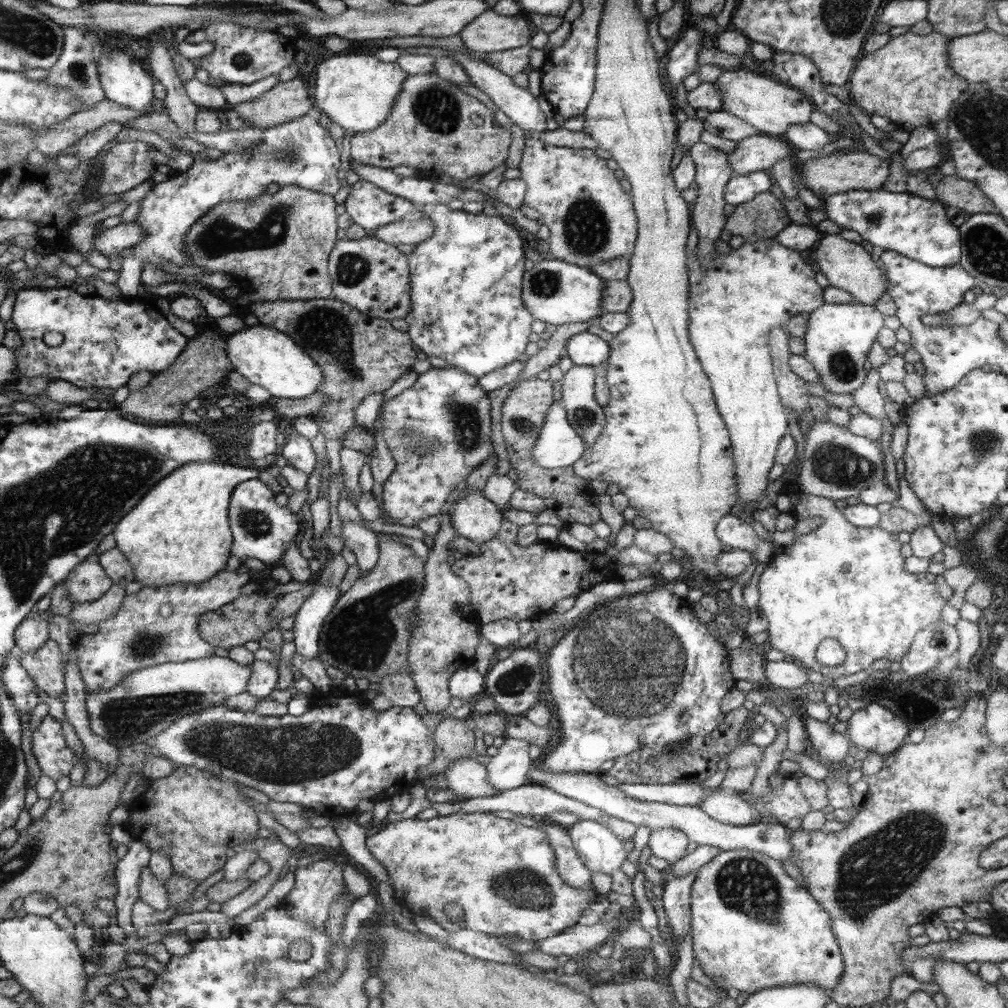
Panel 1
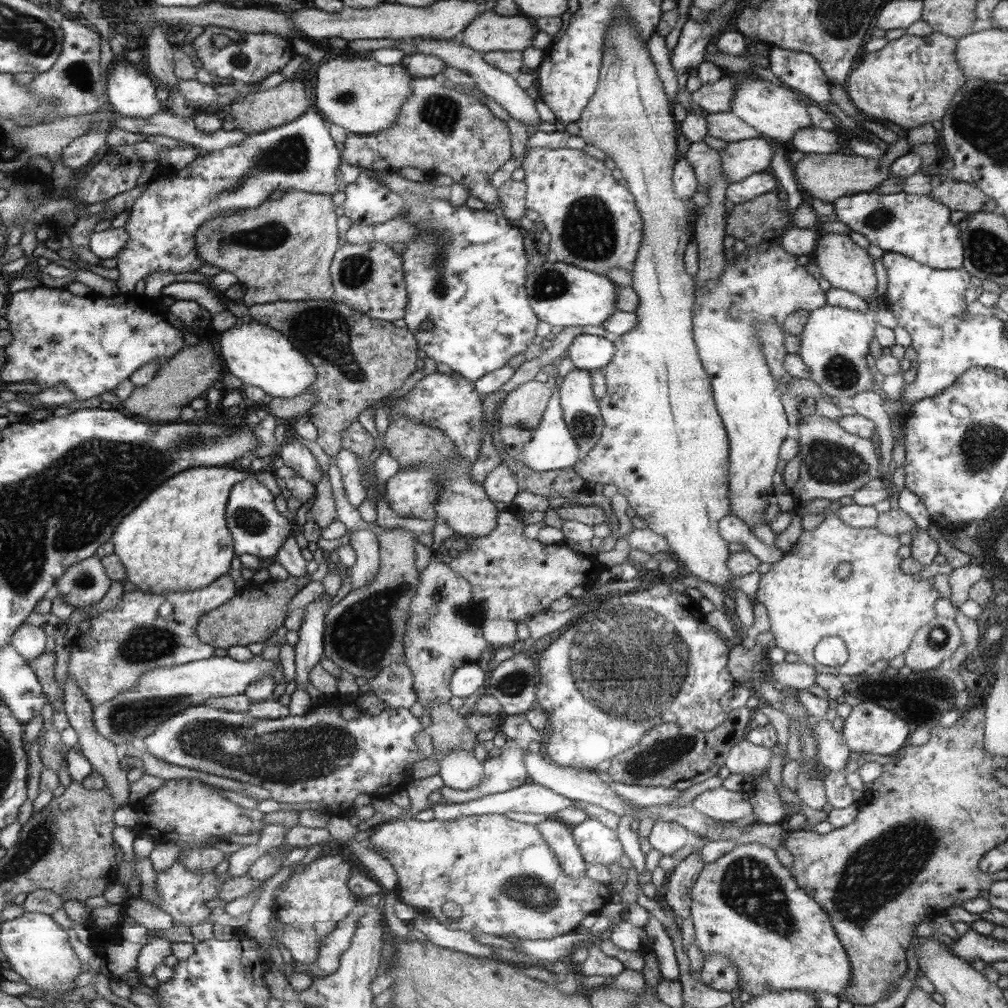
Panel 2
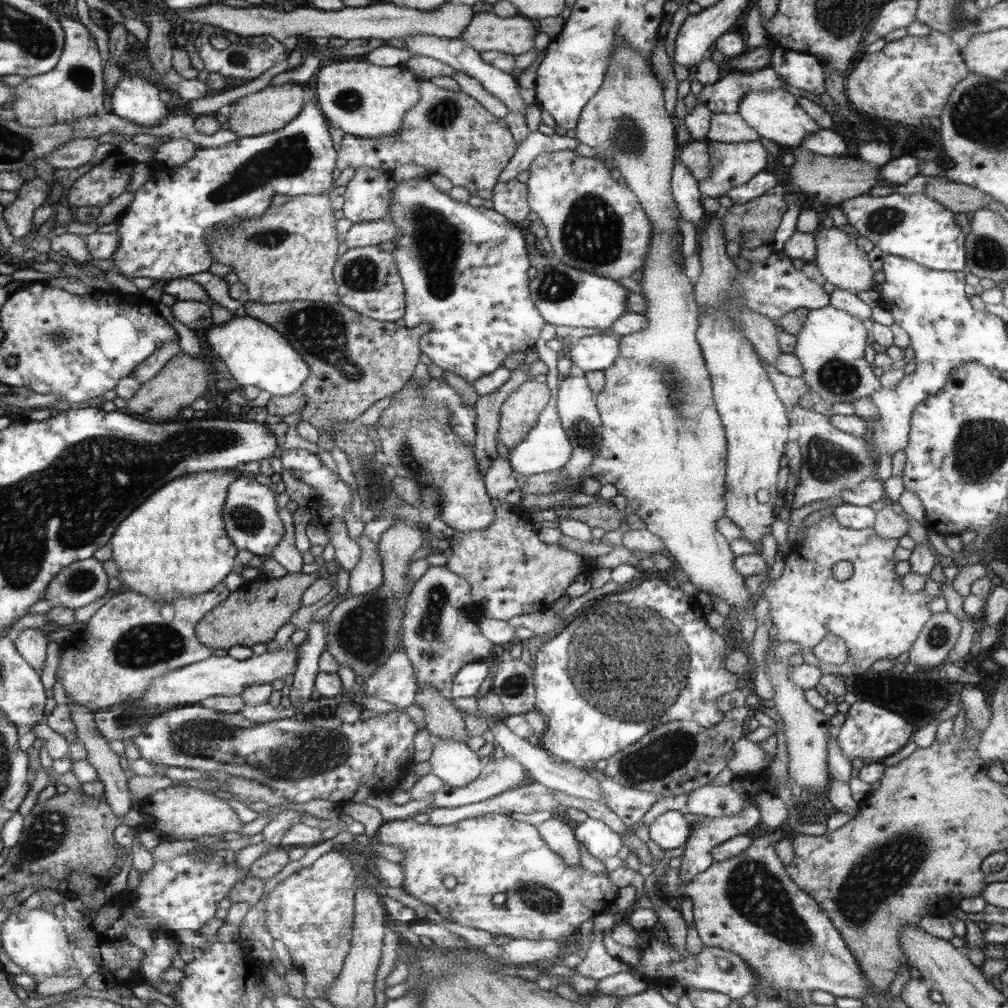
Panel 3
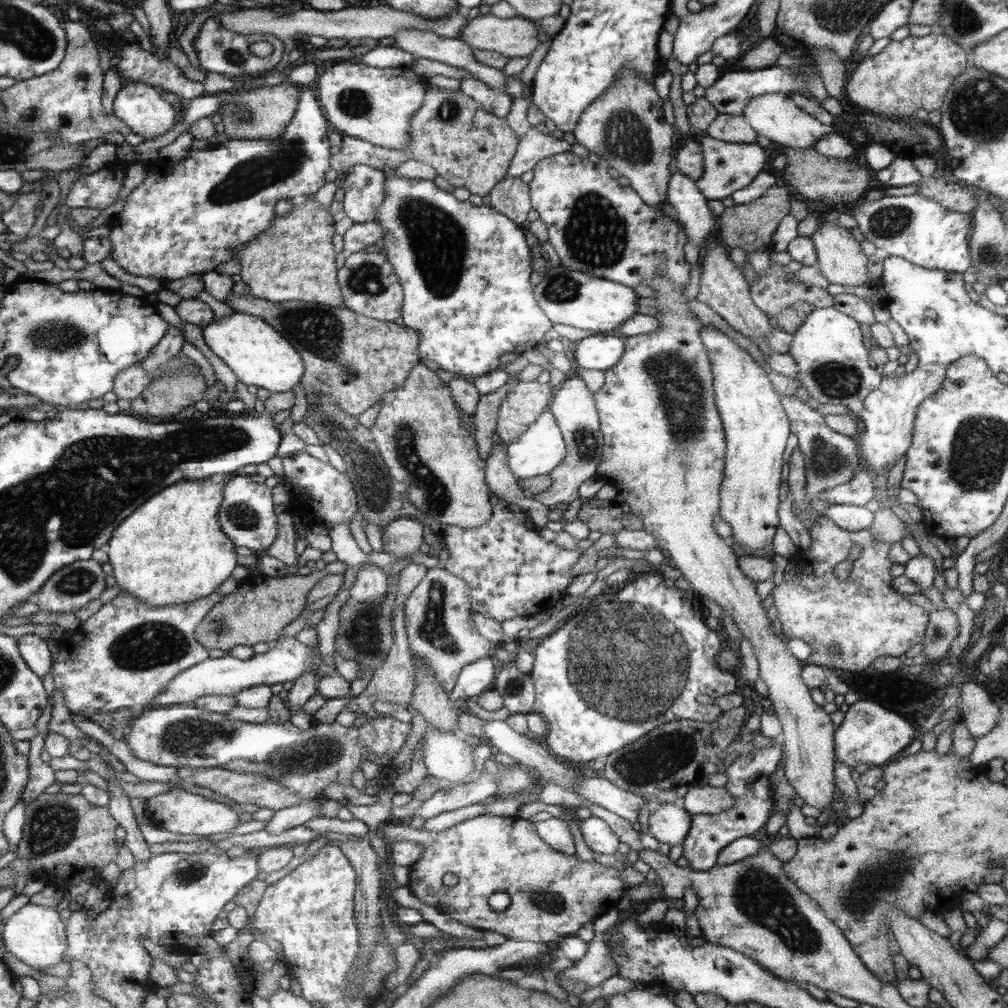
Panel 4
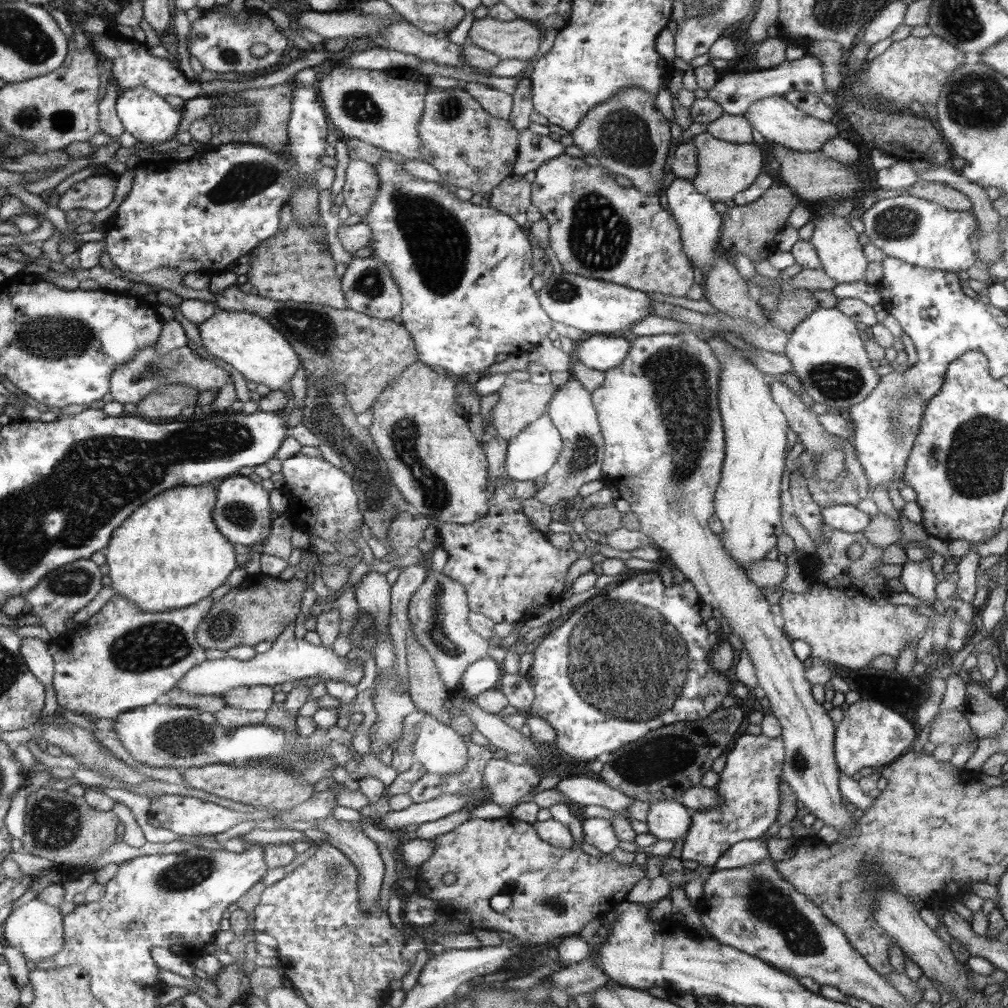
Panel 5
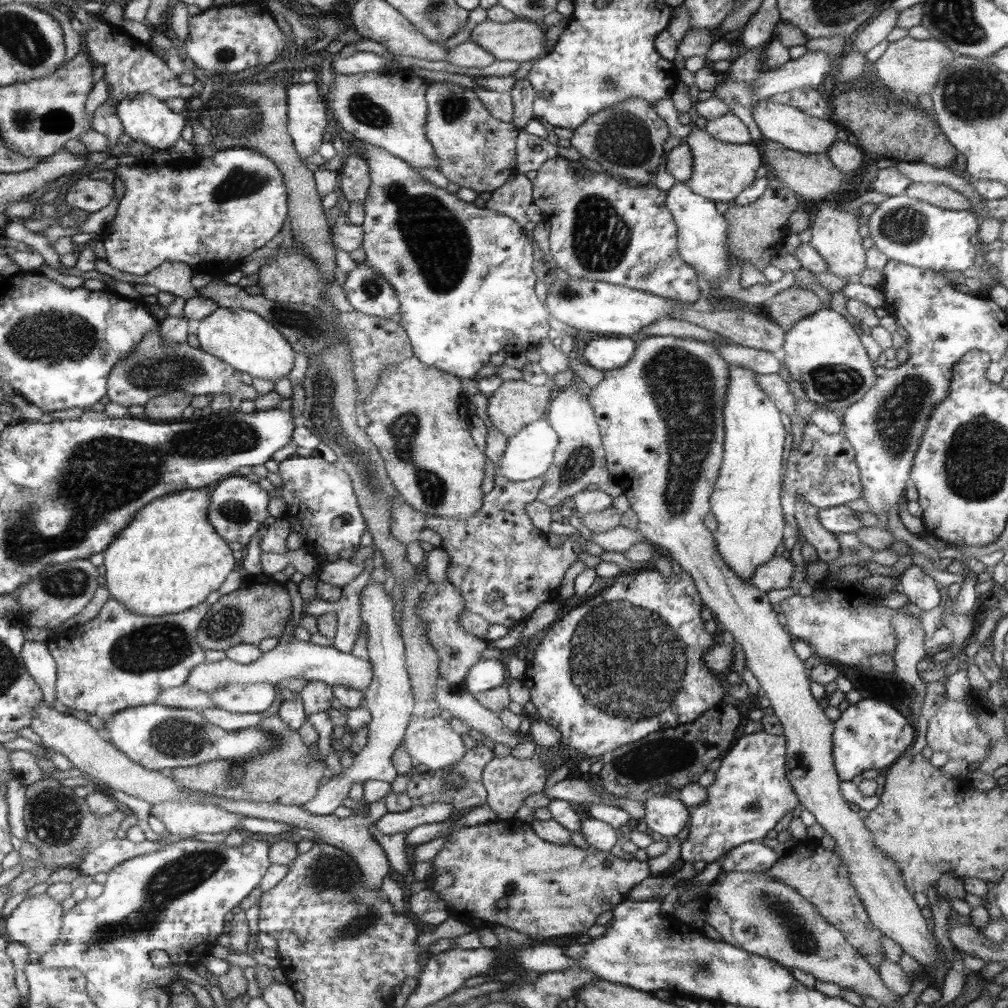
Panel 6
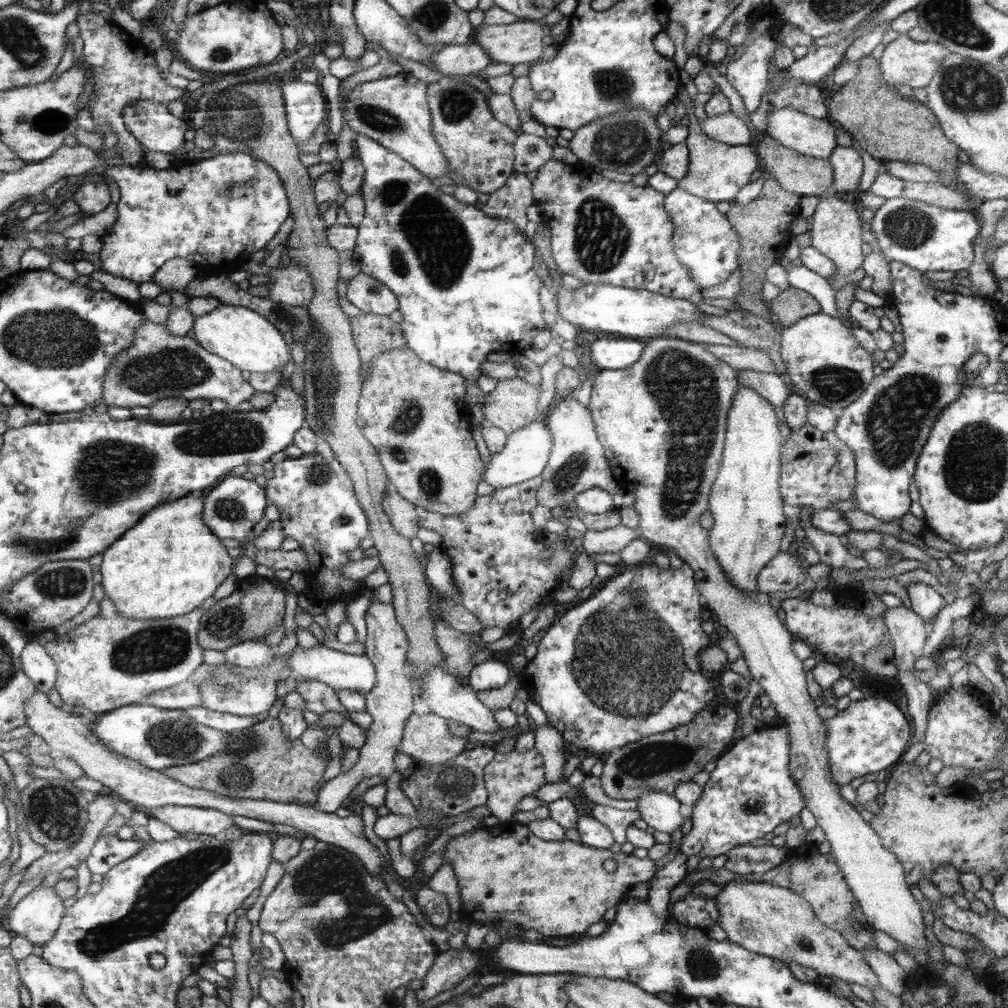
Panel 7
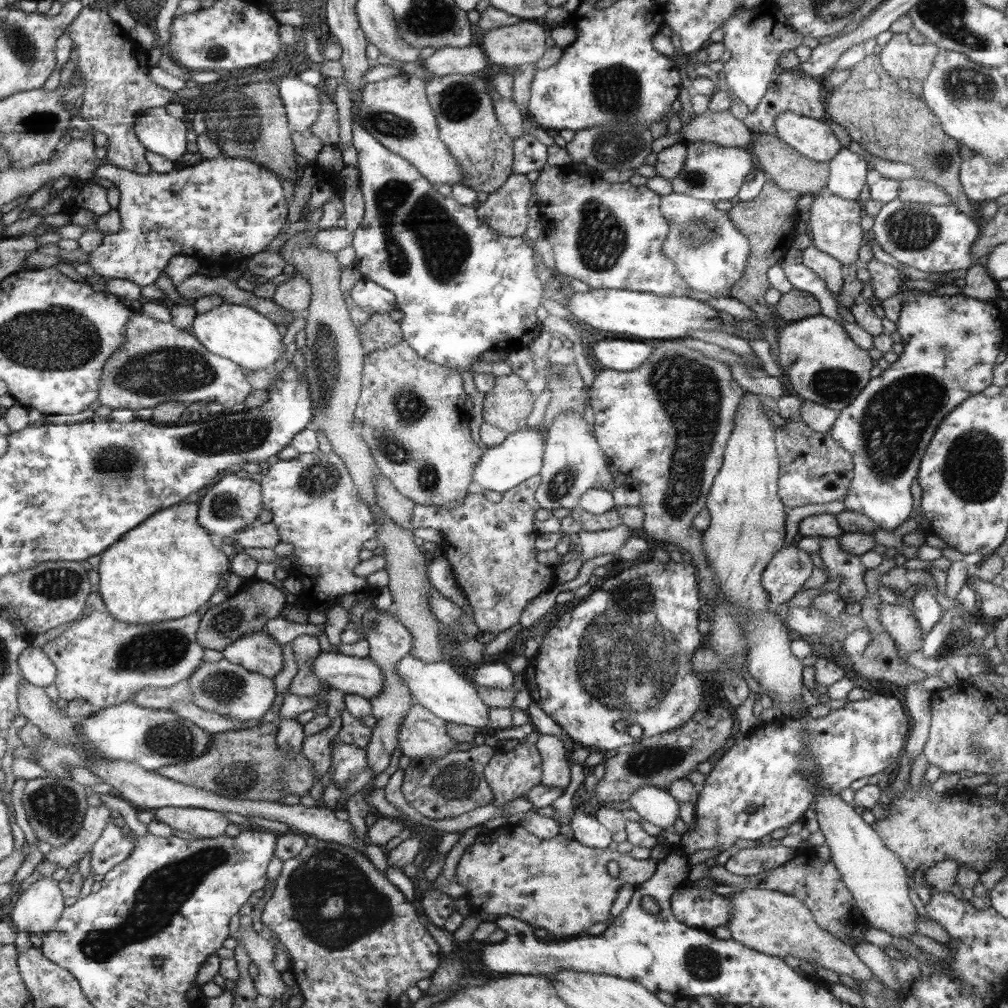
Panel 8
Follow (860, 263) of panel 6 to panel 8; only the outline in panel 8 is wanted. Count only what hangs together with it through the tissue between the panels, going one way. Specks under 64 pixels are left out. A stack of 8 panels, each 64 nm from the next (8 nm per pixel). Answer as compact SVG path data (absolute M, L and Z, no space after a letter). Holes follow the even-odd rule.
M814 195L810 206L810 217L807 222L807 233L812 237L813 245L821 252L835 257L846 268L850 262L858 260L858 250L862 242L862 228L860 228L862 208L854 200L838 196Z

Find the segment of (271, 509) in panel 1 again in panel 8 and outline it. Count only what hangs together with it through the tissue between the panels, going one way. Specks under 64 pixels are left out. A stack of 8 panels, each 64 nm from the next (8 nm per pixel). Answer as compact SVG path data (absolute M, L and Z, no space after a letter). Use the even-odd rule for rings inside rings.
M234 472L229 473L196 499L197 504L200 504L199 524L218 539L233 538L244 528L250 527L256 520L258 510L260 510L260 492L263 490L260 490L258 482L238 478Z

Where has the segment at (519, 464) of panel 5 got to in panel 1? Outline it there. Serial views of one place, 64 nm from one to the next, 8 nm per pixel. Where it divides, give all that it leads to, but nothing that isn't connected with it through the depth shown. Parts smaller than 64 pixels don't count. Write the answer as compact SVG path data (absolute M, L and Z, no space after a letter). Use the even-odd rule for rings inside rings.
M558 401L552 404L543 430L532 451L532 463L543 469L572 467L586 452L587 442L568 422L567 410Z

